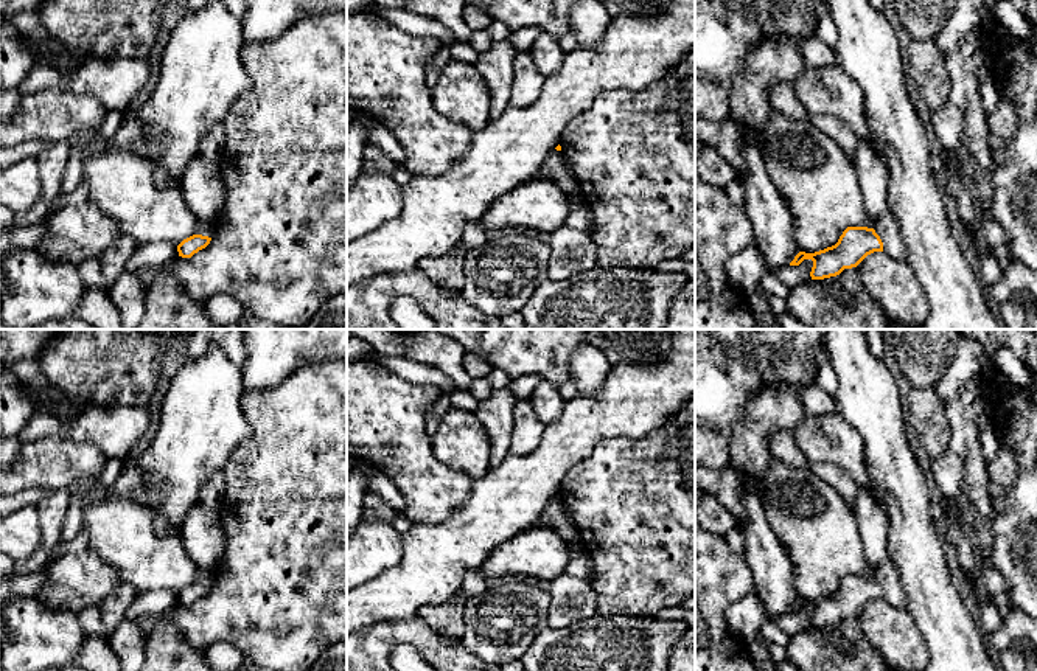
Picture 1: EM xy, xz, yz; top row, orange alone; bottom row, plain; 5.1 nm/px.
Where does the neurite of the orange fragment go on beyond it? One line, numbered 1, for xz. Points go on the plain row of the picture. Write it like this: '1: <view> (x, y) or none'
1: none

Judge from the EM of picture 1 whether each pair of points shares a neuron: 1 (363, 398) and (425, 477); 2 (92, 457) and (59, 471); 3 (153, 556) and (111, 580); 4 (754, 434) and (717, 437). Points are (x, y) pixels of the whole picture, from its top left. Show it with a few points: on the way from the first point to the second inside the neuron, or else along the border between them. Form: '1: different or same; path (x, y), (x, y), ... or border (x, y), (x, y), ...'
1: same; path (377, 418), (401, 443), (406, 457)
2: same; path (84, 462), (67, 471)
3: different; border (92, 550), (117, 570), (122, 581)
4: different; border (747, 403), (733, 432), (729, 465)

